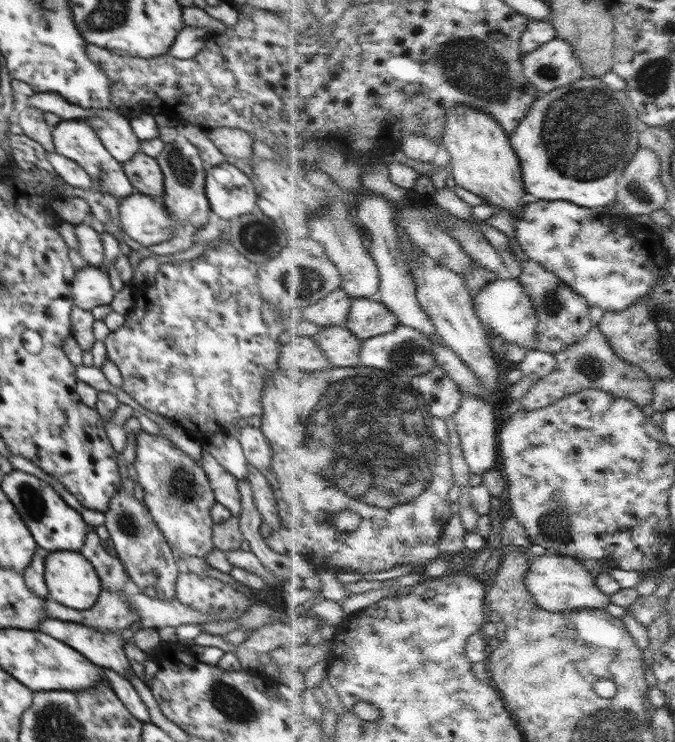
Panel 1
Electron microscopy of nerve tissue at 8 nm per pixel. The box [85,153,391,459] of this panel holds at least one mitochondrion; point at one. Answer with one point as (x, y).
(256, 237)

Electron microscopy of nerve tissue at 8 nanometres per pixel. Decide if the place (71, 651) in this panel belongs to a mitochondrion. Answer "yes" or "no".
no

